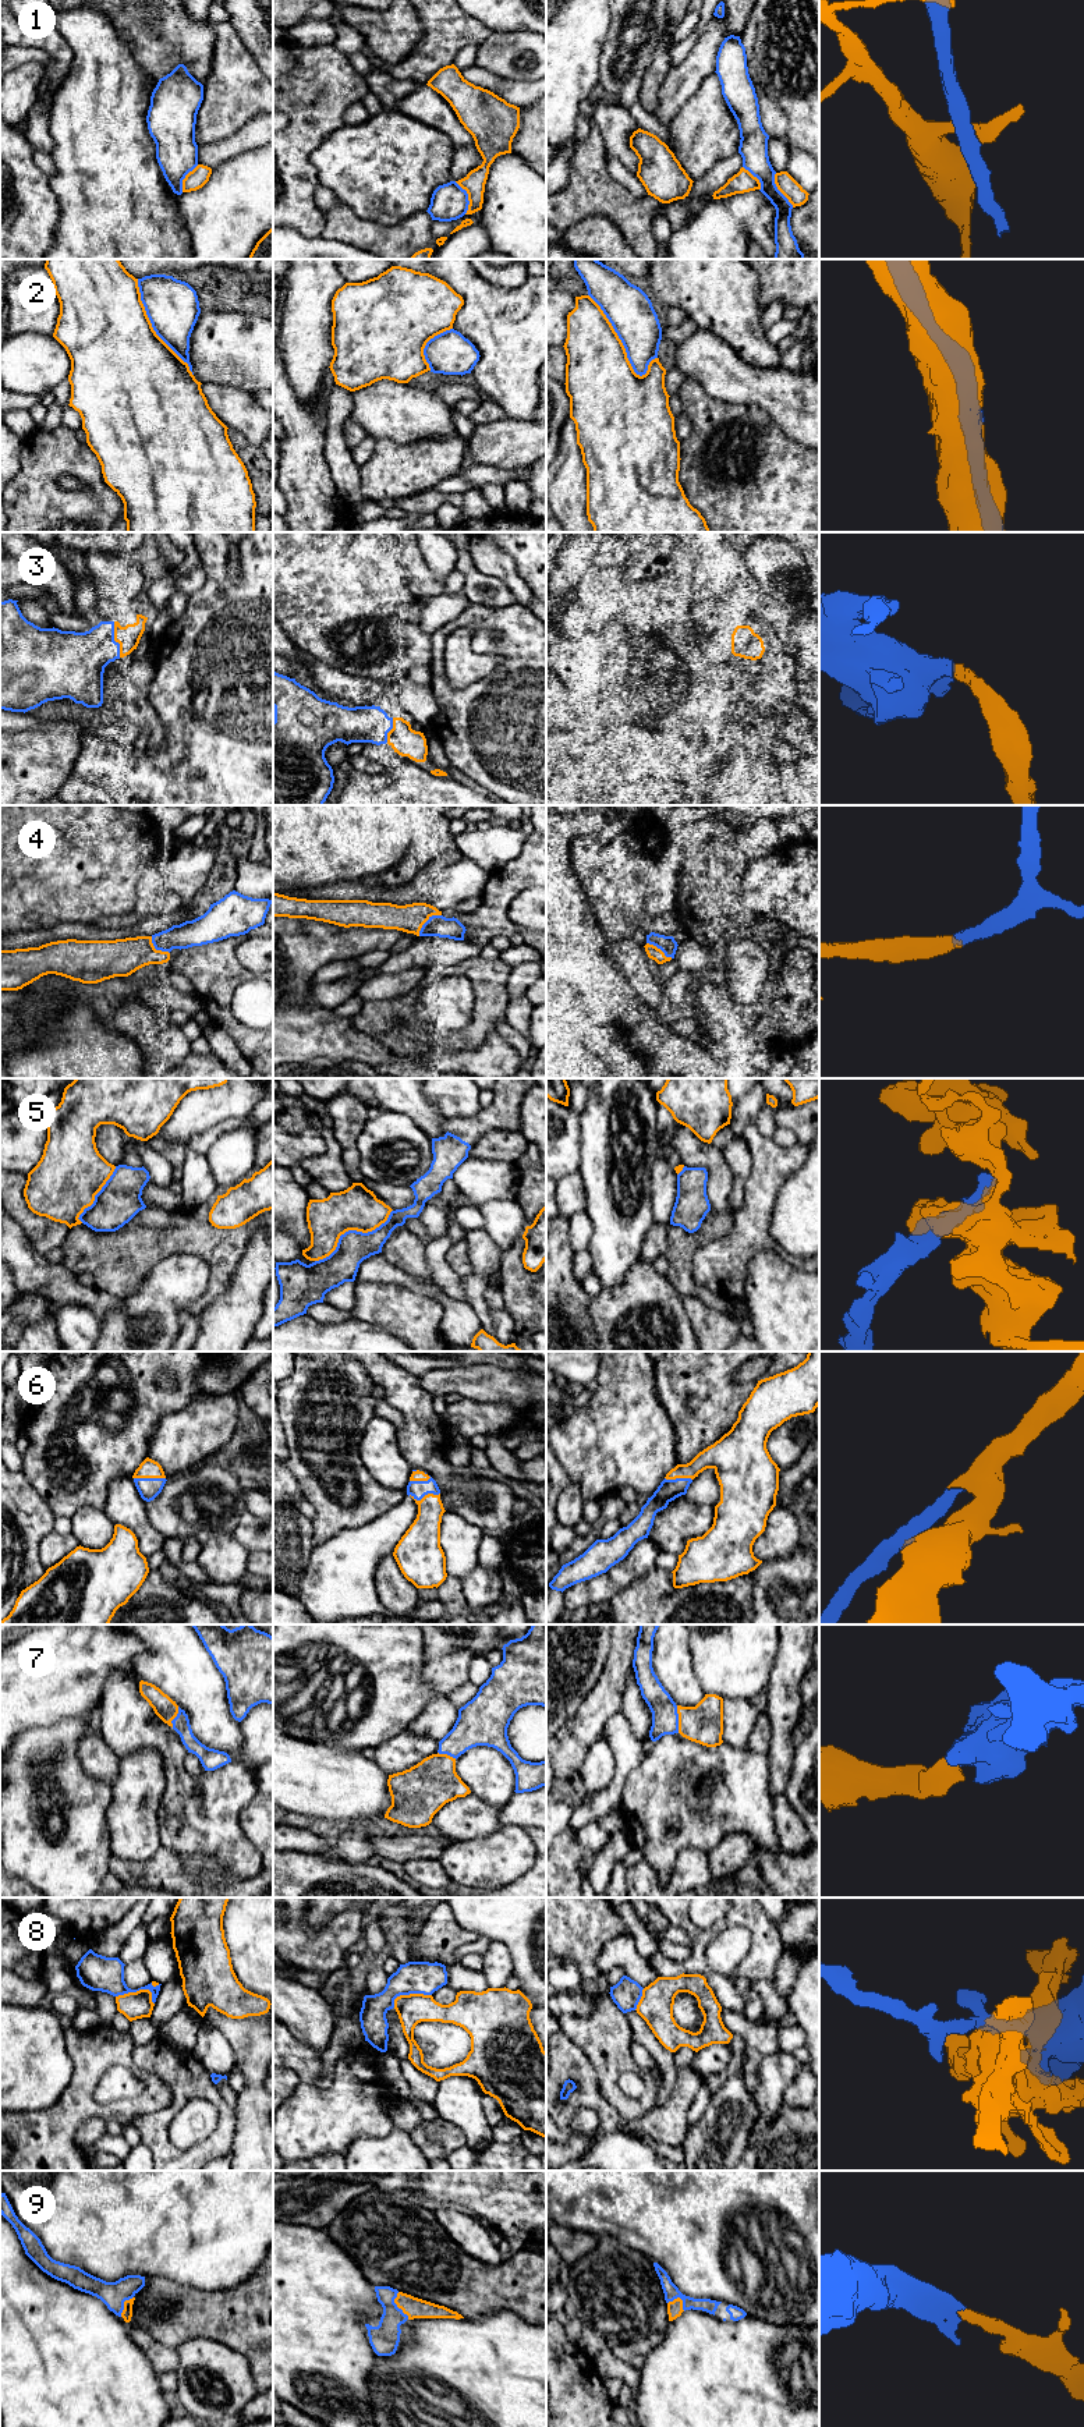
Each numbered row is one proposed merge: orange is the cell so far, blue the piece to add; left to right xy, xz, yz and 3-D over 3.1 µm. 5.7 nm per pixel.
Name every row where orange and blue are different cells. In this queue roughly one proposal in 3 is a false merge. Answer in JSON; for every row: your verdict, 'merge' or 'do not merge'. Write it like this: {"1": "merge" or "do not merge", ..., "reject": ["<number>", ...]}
{"1": "do not merge", "2": "merge", "3": "merge", "4": "merge", "5": "do not merge", "6": "merge", "7": "merge", "8": "do not merge", "9": "merge", "reject": ["1", "5", "8"]}

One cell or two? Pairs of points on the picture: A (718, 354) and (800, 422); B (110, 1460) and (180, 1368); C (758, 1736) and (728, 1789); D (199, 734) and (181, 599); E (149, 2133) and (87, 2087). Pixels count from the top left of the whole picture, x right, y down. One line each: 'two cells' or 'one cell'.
A: one cell
B: one cell
C: two cells
D: two cells
E: two cells

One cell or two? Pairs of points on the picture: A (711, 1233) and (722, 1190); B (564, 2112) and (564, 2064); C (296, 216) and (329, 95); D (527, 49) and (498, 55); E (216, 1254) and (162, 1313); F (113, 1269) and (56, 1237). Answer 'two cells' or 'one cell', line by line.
A: two cells
B: one cell
C: one cell
D: one cell
E: two cells
F: two cells

